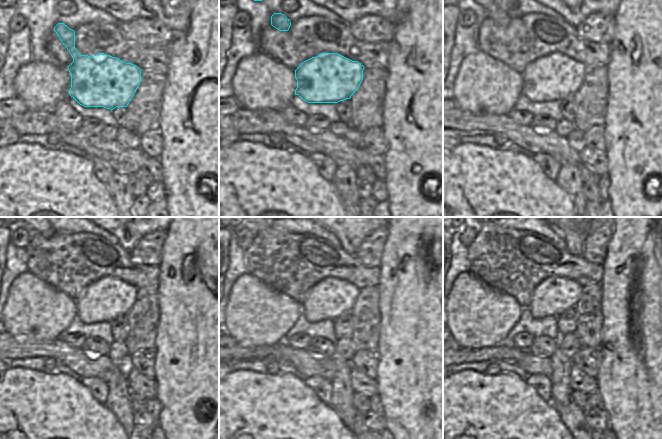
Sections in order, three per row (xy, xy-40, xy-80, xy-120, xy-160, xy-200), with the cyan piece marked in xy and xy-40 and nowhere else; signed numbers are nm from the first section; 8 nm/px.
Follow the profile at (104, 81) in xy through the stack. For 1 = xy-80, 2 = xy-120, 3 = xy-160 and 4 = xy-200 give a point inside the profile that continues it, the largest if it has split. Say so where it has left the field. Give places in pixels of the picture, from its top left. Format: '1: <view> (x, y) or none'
1: xy-80 (554, 77)
2: xy-120 (108, 298)
3: xy-160 (330, 298)
4: xy-200 (553, 296)

